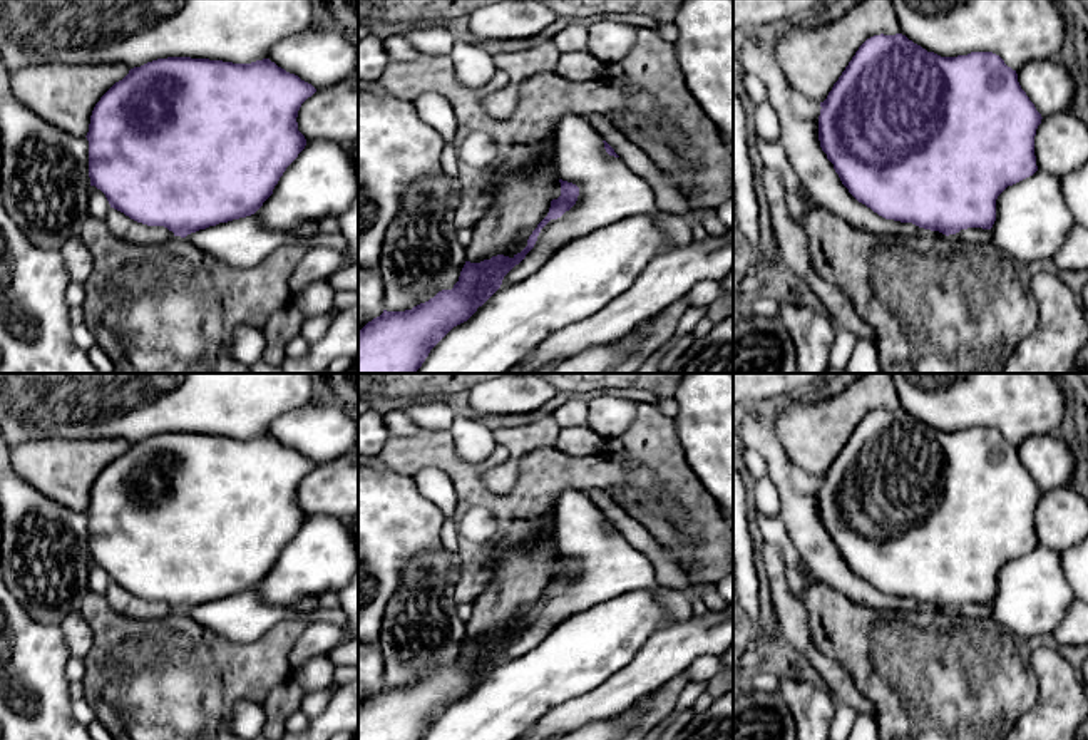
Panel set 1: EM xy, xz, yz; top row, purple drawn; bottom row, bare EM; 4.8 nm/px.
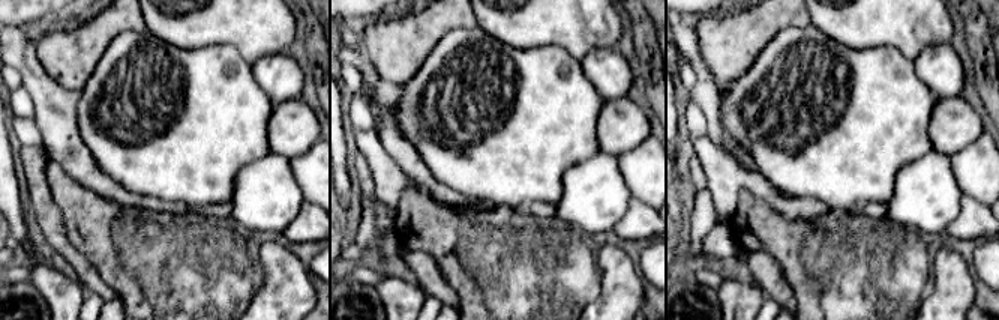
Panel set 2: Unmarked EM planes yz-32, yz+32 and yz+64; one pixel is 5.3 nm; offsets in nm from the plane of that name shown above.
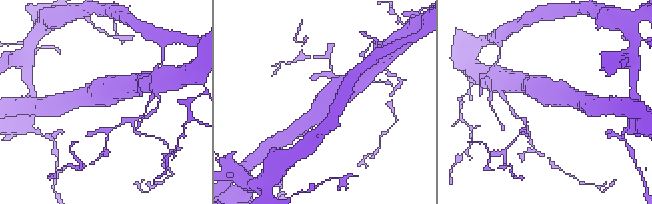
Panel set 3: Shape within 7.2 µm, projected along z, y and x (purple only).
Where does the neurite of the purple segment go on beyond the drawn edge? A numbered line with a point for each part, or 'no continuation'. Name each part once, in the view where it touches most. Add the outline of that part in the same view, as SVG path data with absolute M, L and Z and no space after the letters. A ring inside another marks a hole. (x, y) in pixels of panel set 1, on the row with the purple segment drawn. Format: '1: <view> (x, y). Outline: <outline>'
no continuation

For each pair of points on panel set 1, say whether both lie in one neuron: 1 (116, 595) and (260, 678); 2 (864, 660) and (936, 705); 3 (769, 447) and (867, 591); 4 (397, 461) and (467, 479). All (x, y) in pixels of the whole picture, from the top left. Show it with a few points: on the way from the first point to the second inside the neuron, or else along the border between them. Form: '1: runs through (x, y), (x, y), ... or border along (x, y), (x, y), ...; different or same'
1: border along (173, 610), (161, 618), (138, 621), (119, 615); different
2: runs through (882, 660), (891, 660), (918, 687); same
3: runs through (795, 486), (799, 489), (802, 524), (829, 563); same
4: runs through (414, 457), (444, 457), (451, 464); same

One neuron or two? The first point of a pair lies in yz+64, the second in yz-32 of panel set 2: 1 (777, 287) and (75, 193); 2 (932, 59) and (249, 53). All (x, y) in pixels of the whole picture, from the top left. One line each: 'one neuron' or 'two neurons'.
1: two neurons
2: two neurons

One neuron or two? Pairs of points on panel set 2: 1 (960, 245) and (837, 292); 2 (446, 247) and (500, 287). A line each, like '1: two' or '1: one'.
1: one
2: one

